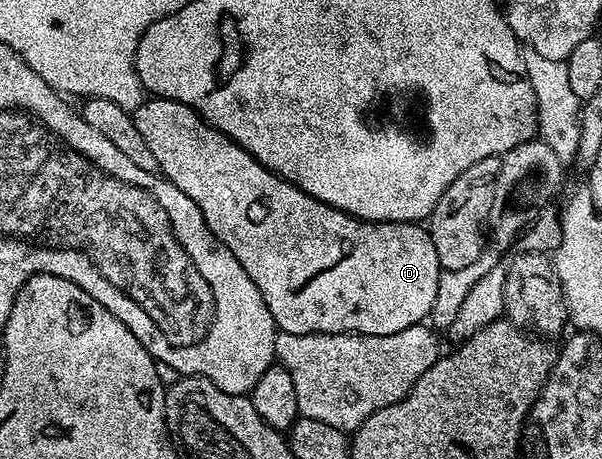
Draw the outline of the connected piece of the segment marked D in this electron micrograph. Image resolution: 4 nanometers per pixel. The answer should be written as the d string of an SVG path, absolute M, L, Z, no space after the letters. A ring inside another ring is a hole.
M153 96L139 109L132 111L132 115L139 136L143 136L147 148L151 148L151 152L155 155L158 171L168 178L171 184L175 184L175 188L179 188L184 194L191 196L191 200L195 200L195 204L203 212L203 220L207 220L207 228L211 228L211 232L215 232L217 239L233 253L235 260L243 264L243 272L247 272L247 276L255 280L255 288L259 288L278 331L287 334L387 336L391 332L403 332L403 328L422 325L430 317L442 268L439 264L439 256L435 252L435 244L431 244L431 236L424 225L416 222L366 222L363 218L346 214L344 210L337 210L334 206L323 204L323 200L315 200L315 196L303 192L295 184L271 173L266 166L259 164L259 160L255 160L255 156L251 156L239 144L235 144L235 140L231 140L223 132L204 122L197 111L182 102Z

